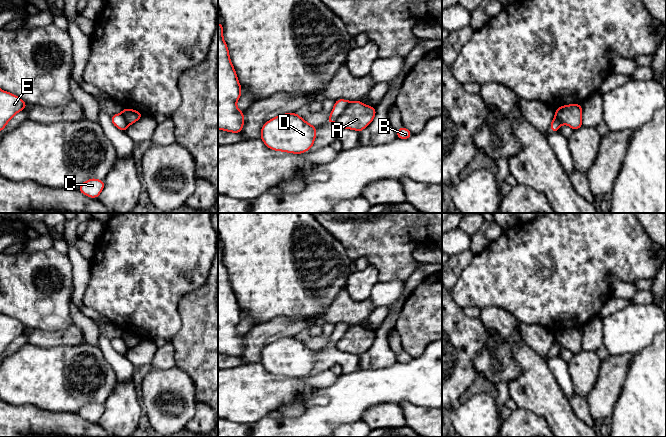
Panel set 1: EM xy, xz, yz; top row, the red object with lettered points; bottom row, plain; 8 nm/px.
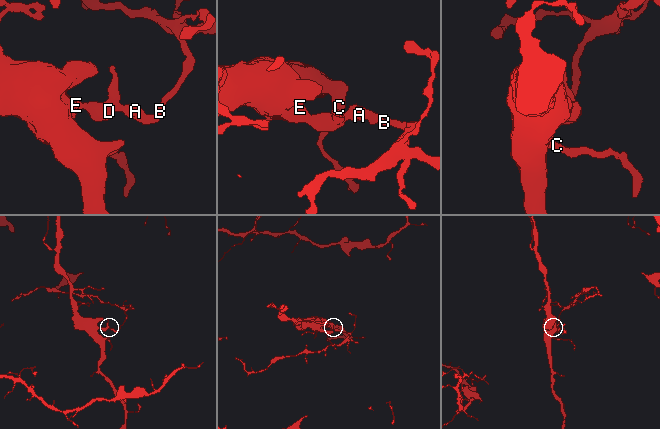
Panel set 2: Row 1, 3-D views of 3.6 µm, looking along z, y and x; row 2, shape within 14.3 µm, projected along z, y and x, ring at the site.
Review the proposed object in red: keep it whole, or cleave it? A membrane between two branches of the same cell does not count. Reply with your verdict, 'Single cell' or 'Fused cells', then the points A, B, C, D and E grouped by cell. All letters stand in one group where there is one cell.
Fused cells. Groups: A B / C D E

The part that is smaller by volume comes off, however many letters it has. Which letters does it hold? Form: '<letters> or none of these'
A, B

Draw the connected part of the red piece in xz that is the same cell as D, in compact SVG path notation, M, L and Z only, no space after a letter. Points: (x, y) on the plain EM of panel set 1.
M285 337L267 345L261 353L260 363L275 375L302 378L313 370L316 351L297 337Z

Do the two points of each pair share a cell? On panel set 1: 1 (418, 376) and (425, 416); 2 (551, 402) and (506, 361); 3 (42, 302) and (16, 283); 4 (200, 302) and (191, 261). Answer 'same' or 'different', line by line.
1: different
2: different
3: same
4: different

